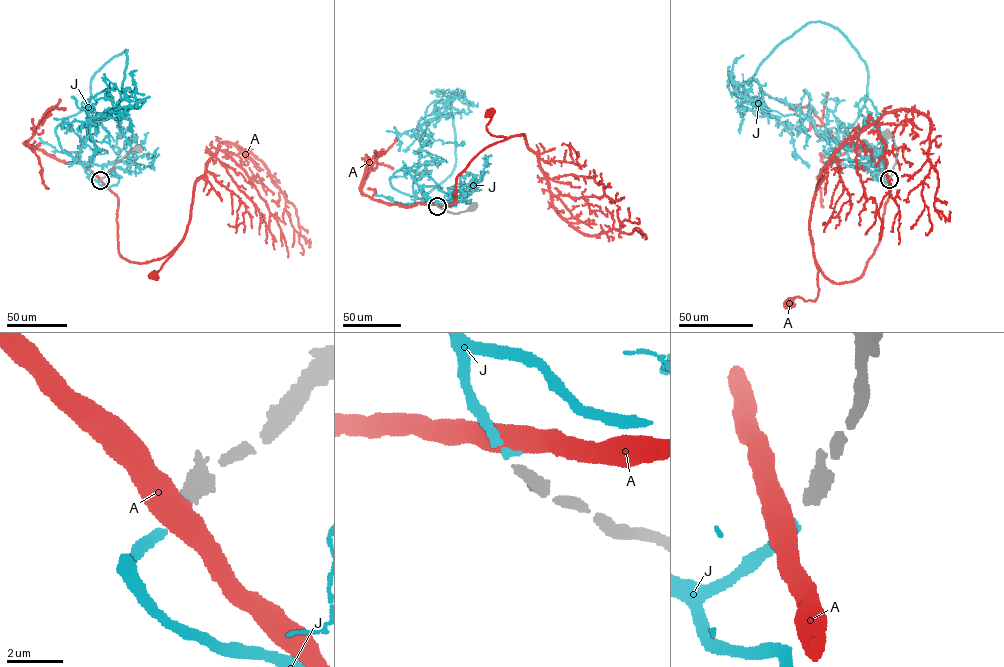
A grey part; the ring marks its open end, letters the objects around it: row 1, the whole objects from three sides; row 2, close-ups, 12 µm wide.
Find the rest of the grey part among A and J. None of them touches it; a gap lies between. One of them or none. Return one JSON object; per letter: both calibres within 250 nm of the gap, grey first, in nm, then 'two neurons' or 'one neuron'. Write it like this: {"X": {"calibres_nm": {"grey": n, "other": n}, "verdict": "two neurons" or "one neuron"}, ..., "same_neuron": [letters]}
{"A": {"calibres_nm": {"grey": 400, "other": 600}, "verdict": "two neurons"}, "J": {"calibres_nm": {"grey": 400, "other": 220}, "verdict": "one neuron"}, "same_neuron": ["J"]}

